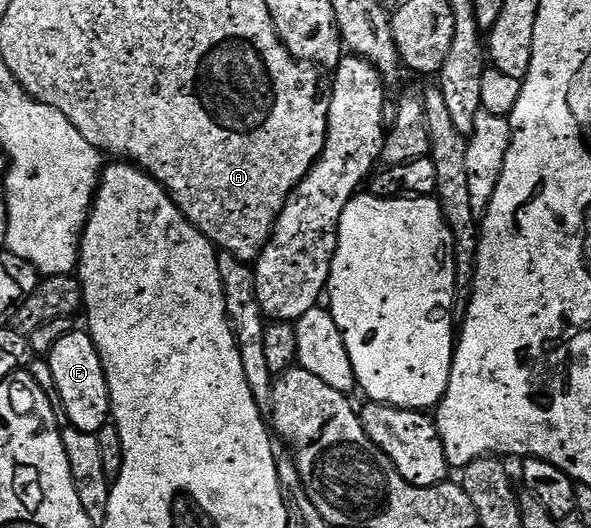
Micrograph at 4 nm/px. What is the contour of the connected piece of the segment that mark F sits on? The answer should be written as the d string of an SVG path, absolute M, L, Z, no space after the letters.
M86 331L67 333L46 354L50 371L54 371L54 387L58 387L60 409L68 416L67 424L78 431L99 434L109 424L112 400L102 371L100 352Z

